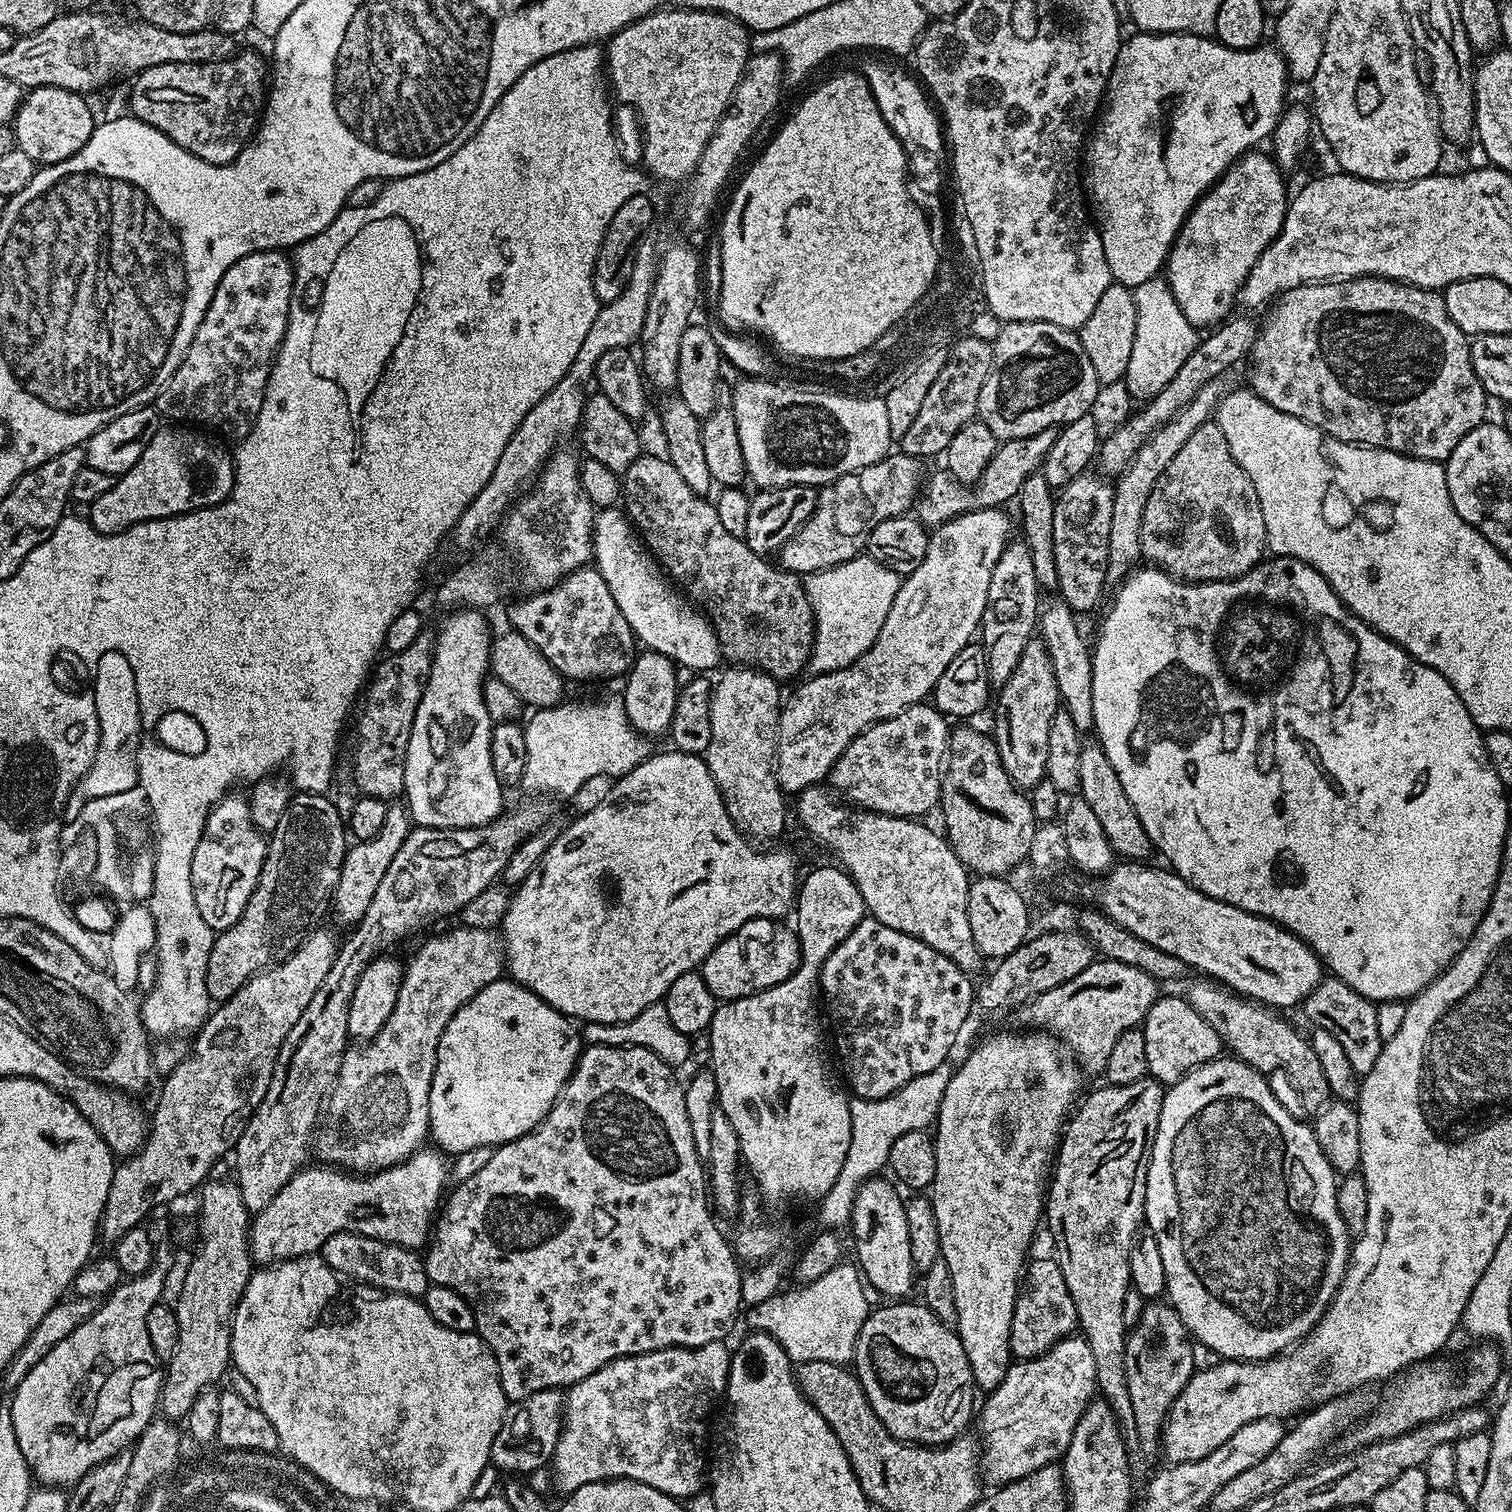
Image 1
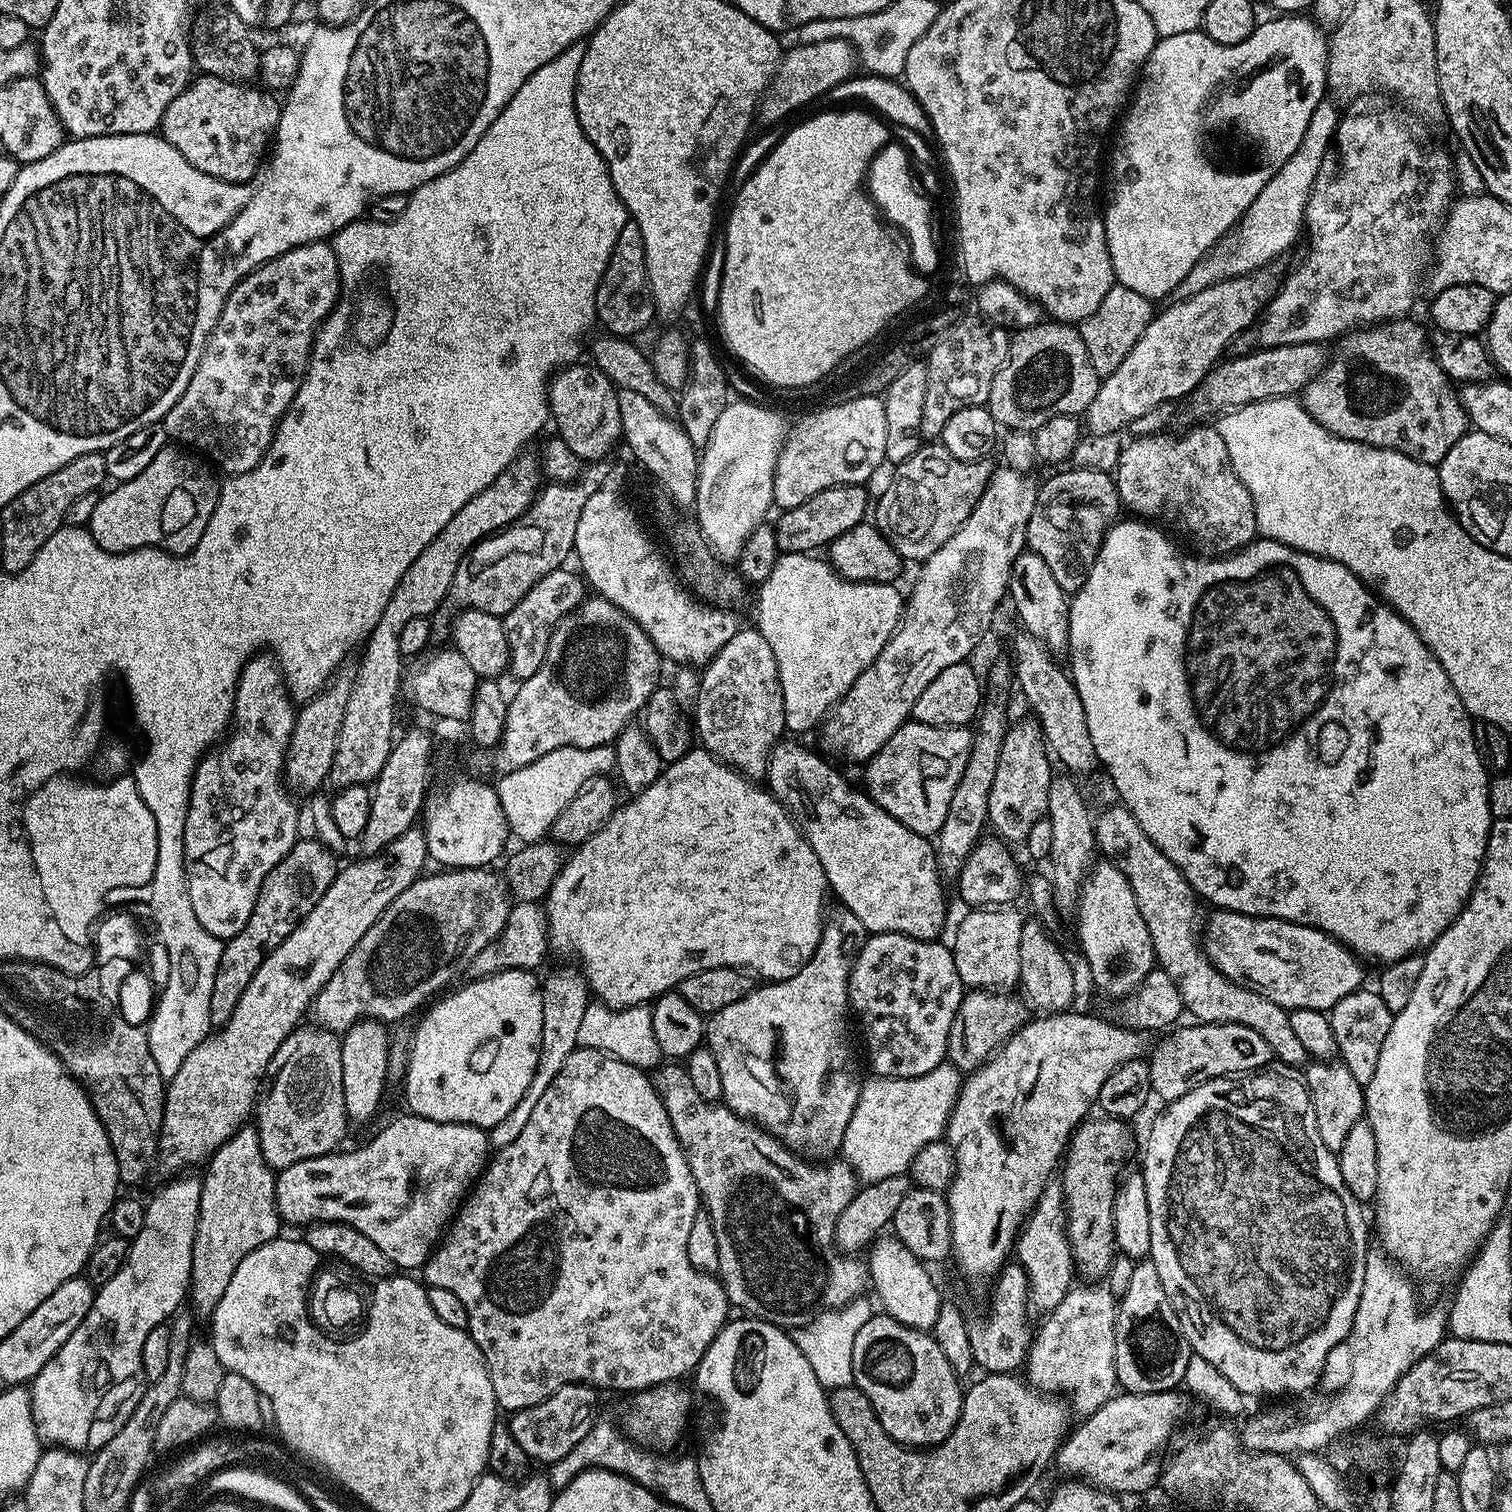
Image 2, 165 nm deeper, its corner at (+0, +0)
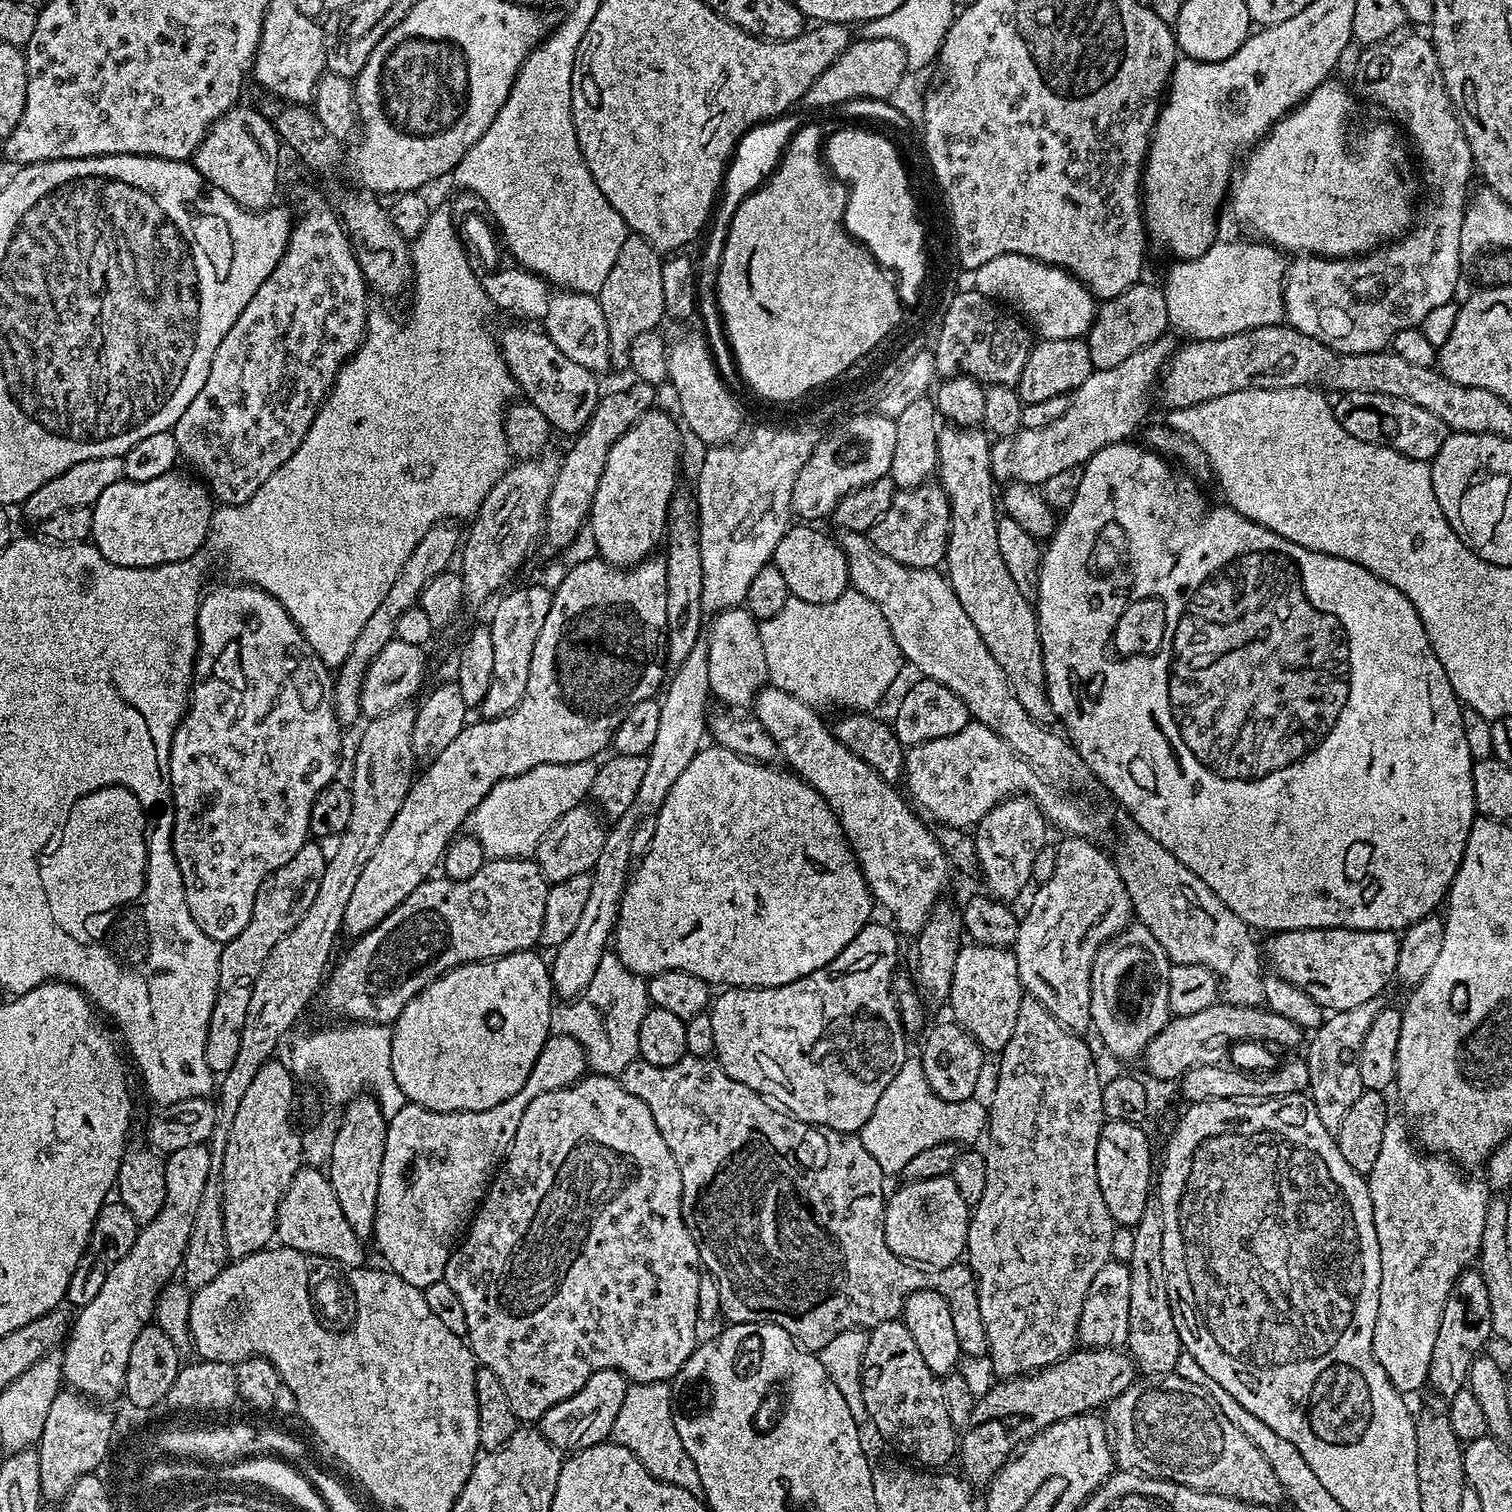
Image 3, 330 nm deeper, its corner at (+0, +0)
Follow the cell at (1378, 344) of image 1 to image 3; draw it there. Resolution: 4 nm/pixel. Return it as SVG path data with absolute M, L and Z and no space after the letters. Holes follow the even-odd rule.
M1345 392L1337 400L1340 401L1334 404L1336 417L1346 434L1367 444L1392 448L1415 460L1431 462L1450 435L1442 418L1434 418L1430 410L1422 410L1422 406L1414 406L1409 400L1377 392Z

